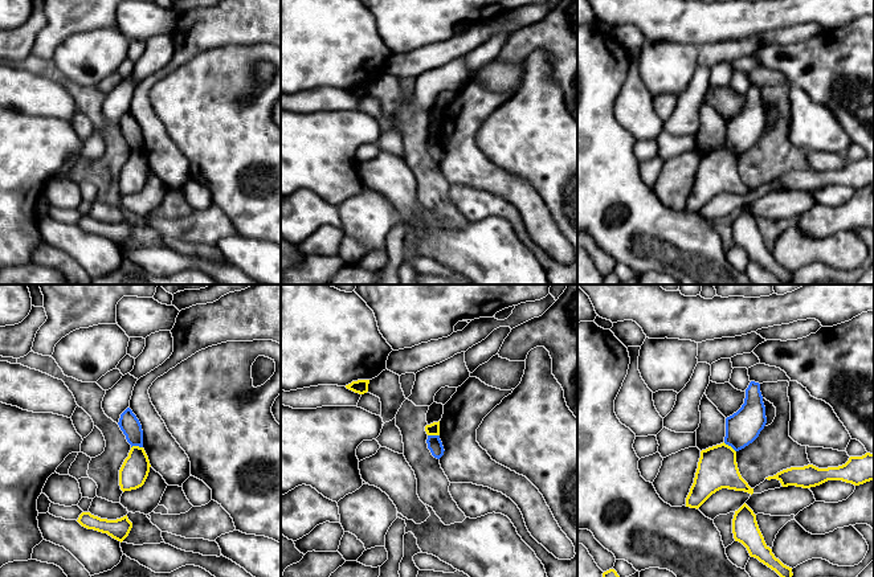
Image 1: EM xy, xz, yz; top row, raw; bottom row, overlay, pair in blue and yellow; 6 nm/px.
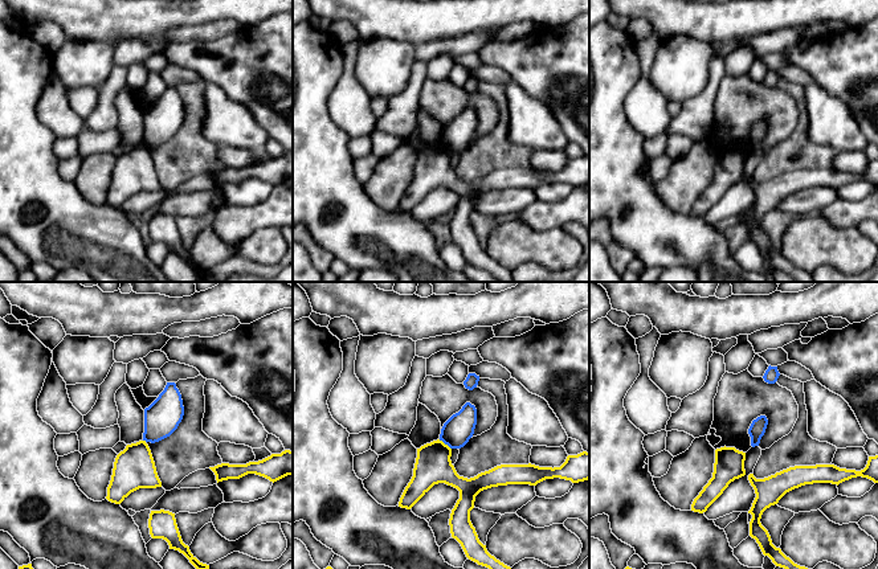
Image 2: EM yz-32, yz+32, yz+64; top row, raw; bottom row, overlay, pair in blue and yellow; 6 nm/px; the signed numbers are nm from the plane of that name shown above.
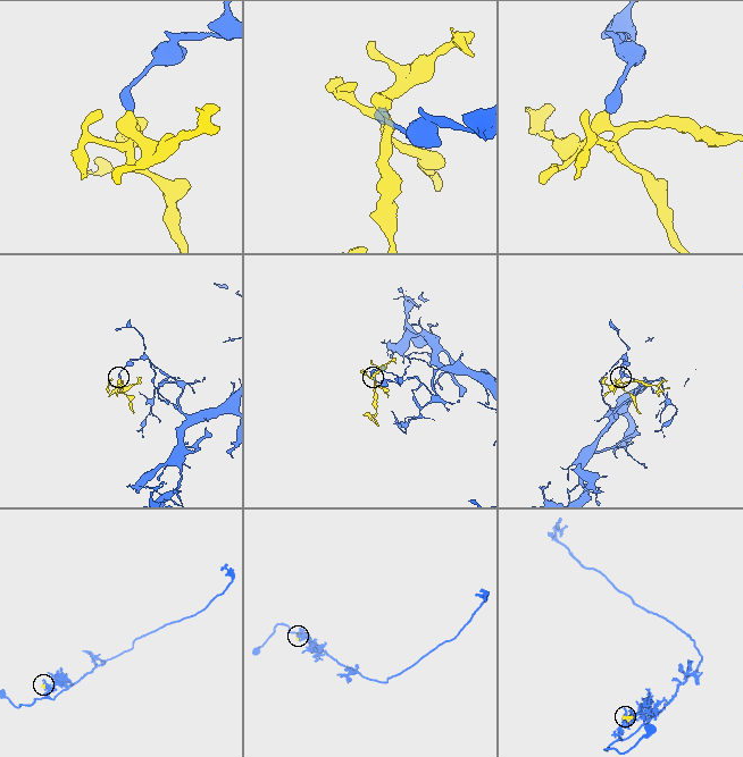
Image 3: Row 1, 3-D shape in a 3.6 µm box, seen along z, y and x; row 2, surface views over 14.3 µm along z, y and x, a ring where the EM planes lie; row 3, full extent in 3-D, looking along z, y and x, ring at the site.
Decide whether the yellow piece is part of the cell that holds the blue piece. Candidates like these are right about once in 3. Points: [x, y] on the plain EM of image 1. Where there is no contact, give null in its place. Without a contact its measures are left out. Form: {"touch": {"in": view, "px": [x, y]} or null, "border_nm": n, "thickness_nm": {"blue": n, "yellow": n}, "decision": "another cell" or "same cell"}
{"touch": {"in": "yz", "px": [730, 148]}, "border_nm": 100, "thickness_nm": {"blue": 200, "yellow": 240}, "decision": "another cell"}

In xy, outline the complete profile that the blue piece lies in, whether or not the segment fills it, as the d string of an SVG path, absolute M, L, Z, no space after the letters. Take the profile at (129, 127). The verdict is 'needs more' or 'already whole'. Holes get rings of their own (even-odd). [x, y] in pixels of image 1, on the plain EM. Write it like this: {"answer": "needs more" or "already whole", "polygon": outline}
{"answer": "already whole", "polygon": "M127 111L119 122L118 126L121 134L126 139L127 146L132 150L143 151L143 134L139 123L132 116L130 111Z"}

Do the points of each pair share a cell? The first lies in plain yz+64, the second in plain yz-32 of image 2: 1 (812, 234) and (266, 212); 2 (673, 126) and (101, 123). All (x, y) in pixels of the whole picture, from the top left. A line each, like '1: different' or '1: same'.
1: different
2: same

